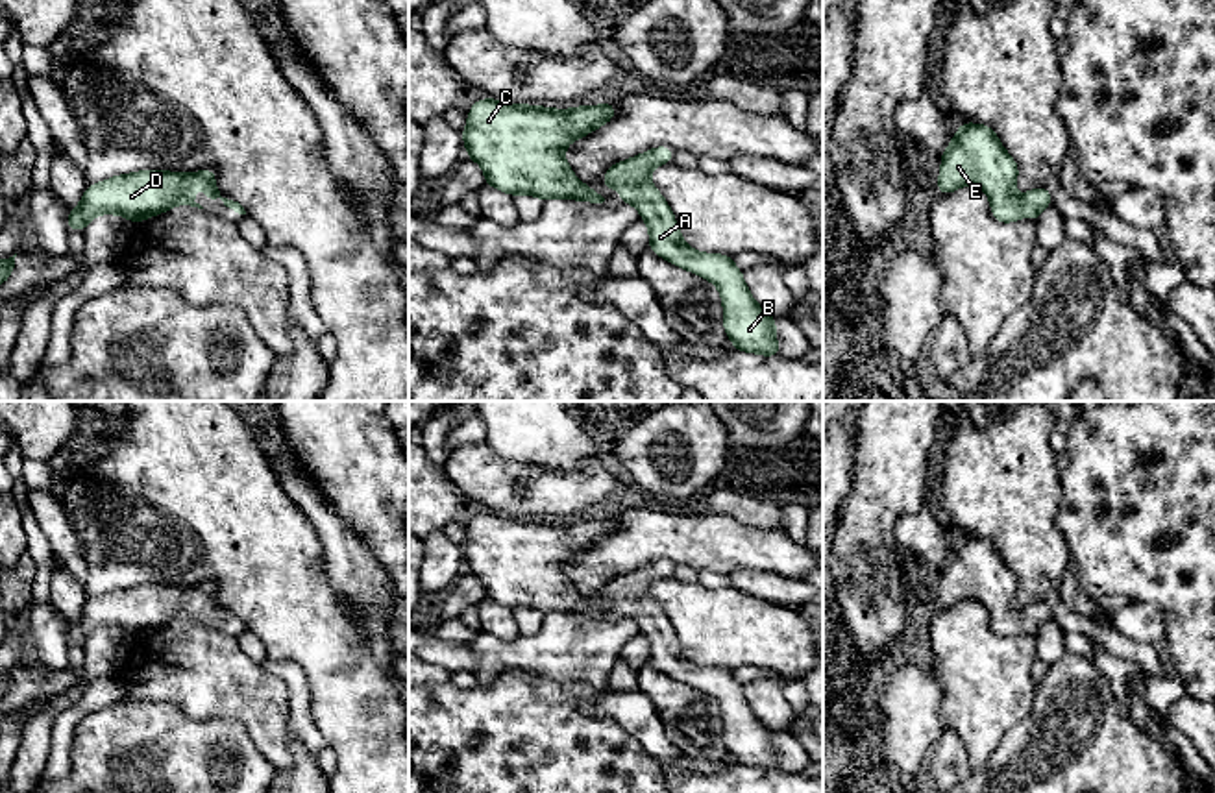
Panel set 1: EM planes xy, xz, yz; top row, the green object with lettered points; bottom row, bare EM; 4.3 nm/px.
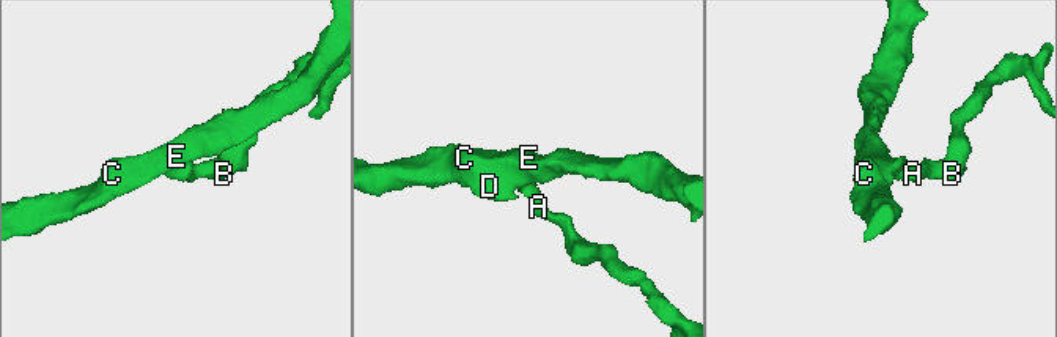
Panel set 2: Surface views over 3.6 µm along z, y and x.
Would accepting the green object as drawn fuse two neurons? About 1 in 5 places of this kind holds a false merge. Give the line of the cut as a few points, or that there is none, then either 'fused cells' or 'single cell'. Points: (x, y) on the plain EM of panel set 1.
no cut | single cell

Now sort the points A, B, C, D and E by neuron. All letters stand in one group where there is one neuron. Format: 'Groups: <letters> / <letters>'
Groups: A B C D E

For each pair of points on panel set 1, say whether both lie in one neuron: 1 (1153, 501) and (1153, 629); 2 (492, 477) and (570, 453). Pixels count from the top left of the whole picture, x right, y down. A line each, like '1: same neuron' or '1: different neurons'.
1: different neurons
2: different neurons

